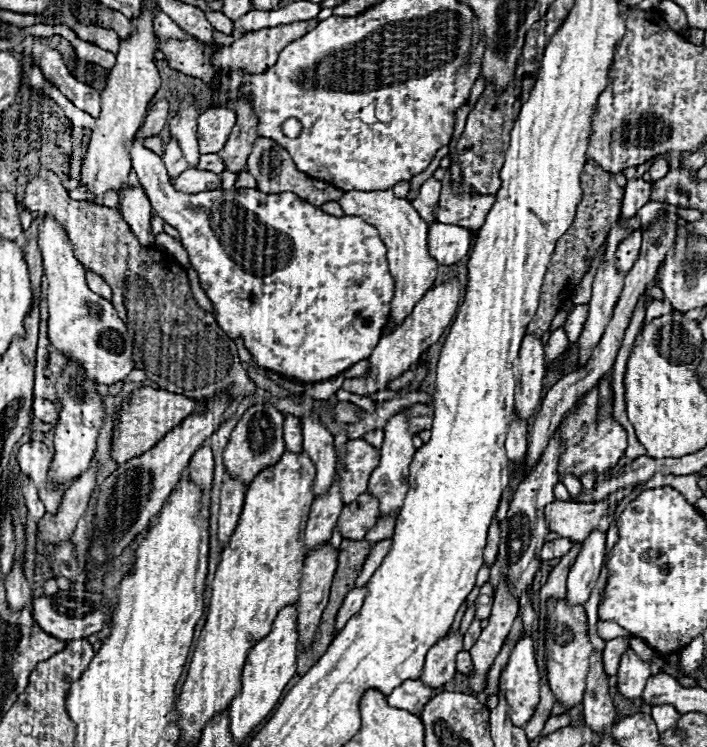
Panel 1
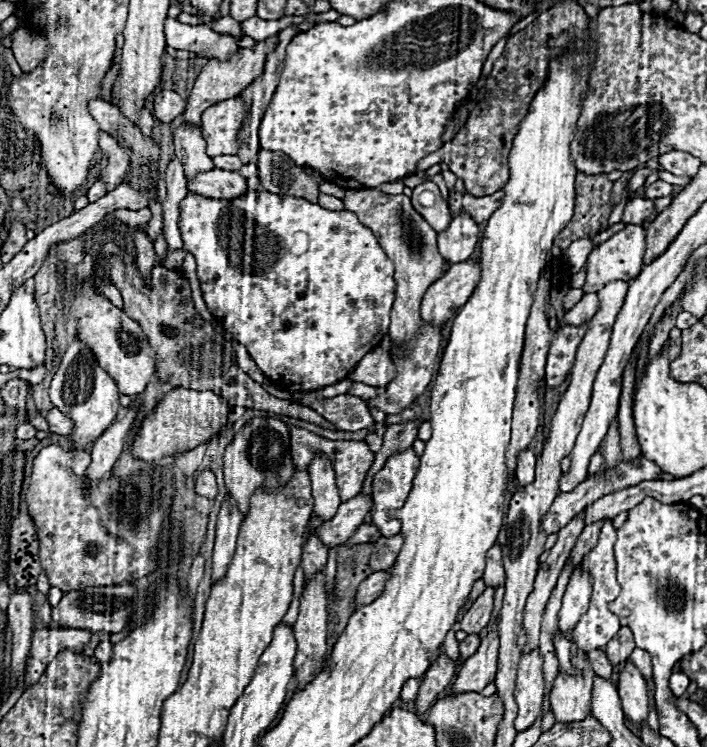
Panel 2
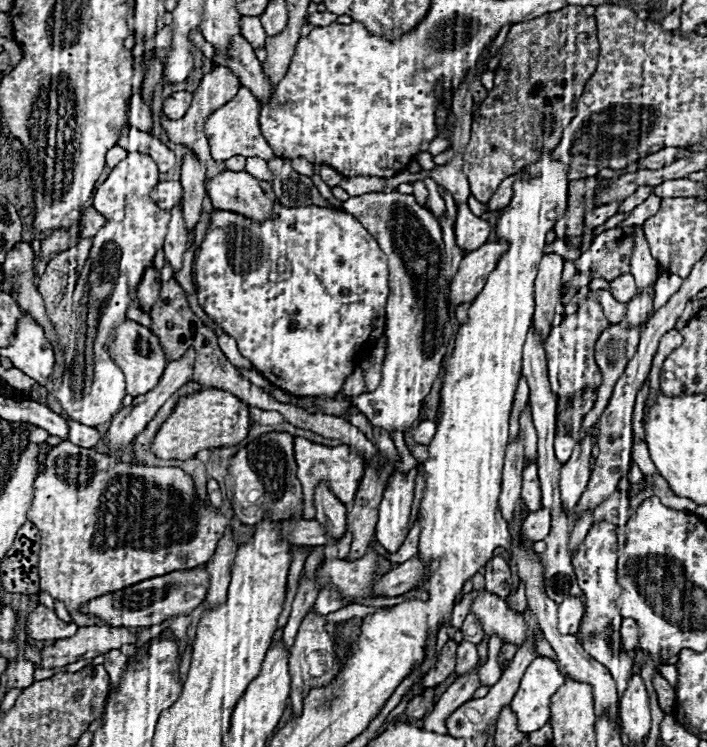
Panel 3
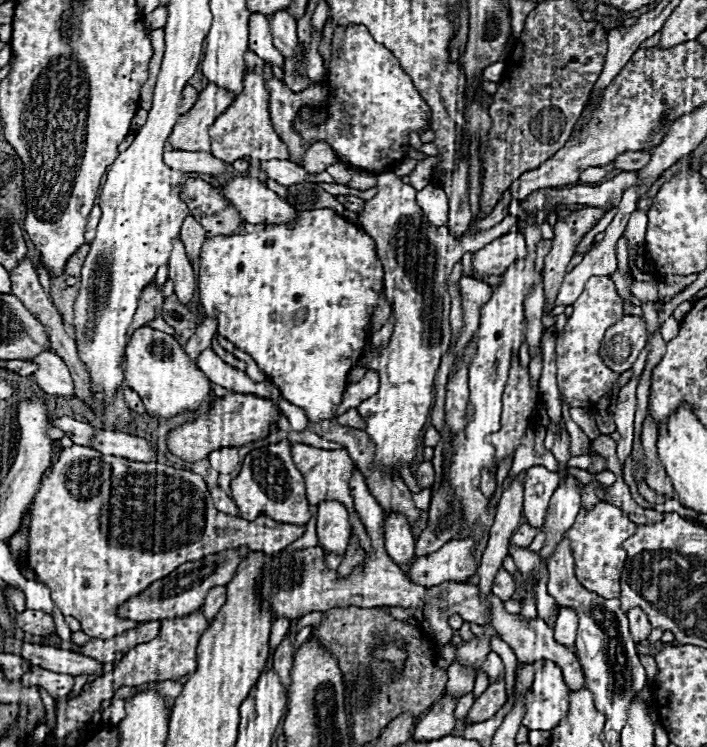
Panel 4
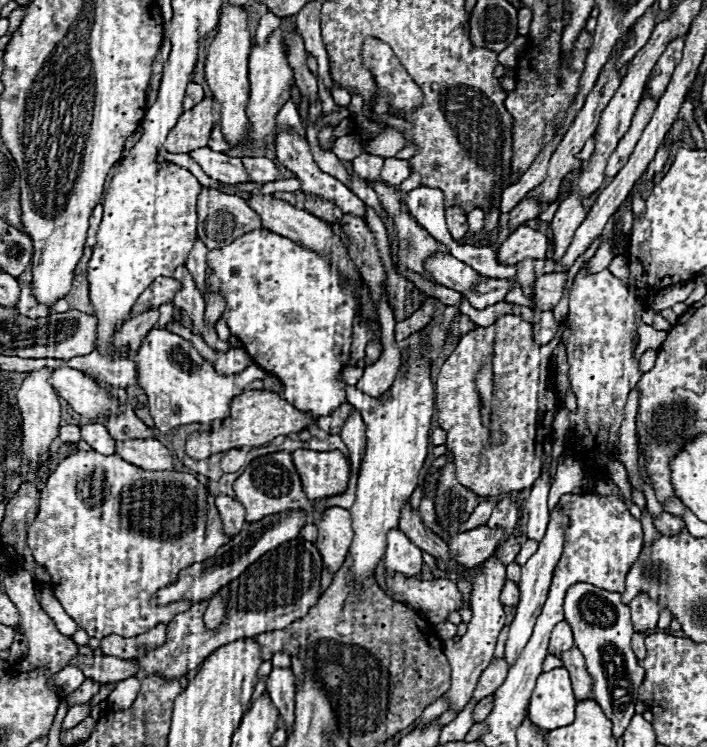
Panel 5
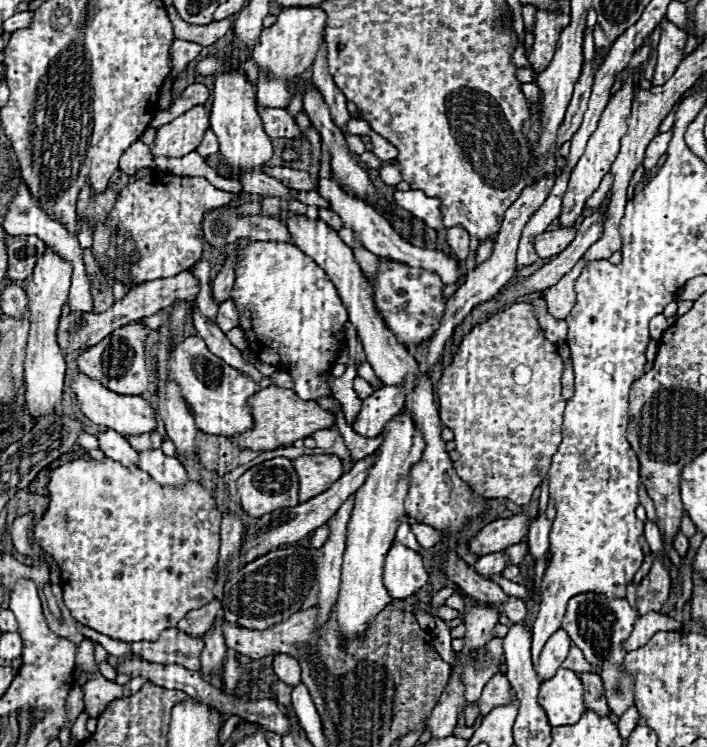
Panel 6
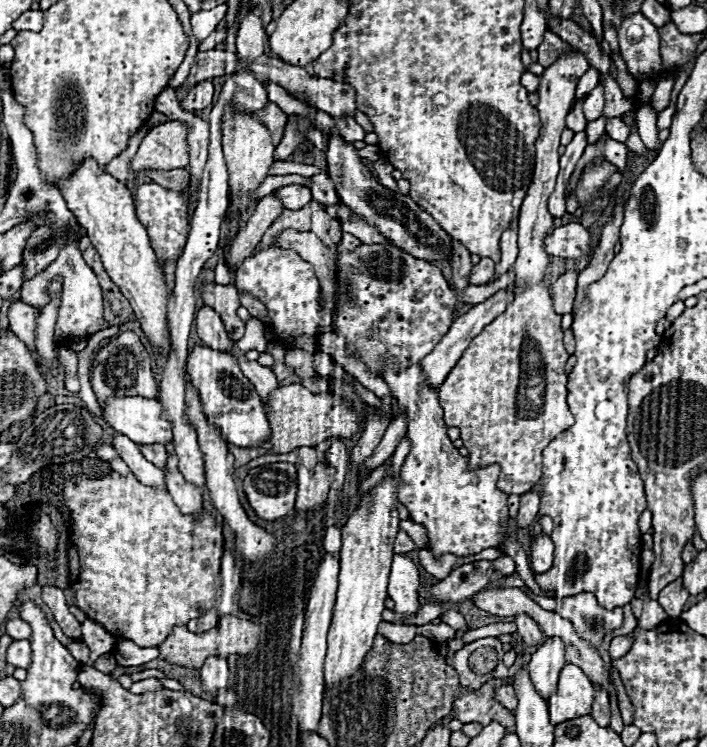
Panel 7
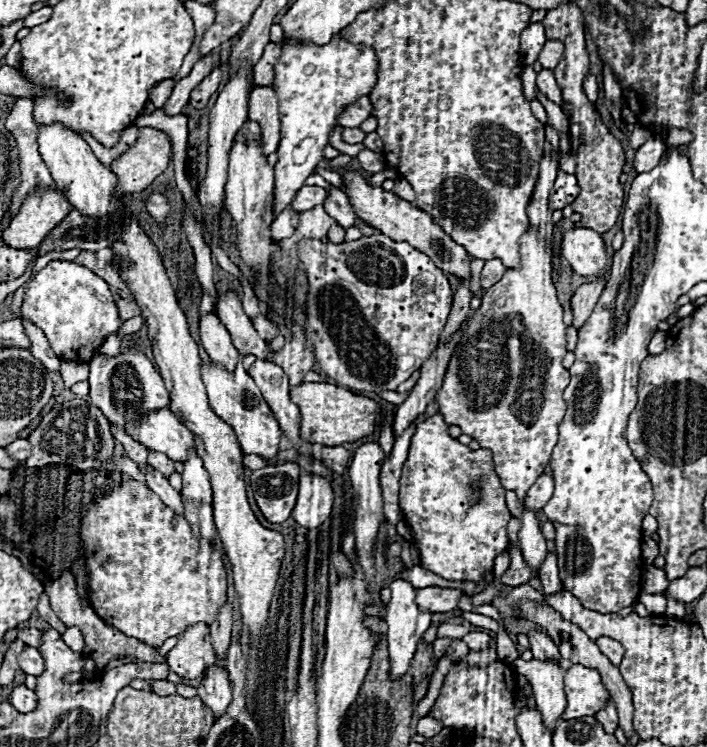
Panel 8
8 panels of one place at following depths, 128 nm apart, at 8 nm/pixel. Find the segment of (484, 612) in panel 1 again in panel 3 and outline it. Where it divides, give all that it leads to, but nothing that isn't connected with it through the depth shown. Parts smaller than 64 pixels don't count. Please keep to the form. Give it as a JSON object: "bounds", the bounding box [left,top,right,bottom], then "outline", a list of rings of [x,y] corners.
{"bounds":[460,614,484,644],"outline":[[[474,614],[466,616],[466,620],[464,620],[464,624],[462,624],[460,630],[464,634],[464,640],[468,640],[468,642],[478,644],[484,638],[484,628],[482,628],[482,624],[478,622],[478,618]]]}

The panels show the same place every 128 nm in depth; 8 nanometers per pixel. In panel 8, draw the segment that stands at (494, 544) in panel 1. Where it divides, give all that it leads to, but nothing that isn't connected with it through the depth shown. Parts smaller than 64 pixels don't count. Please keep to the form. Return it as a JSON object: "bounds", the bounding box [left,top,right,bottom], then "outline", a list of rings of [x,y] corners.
{"bounds":[526,630,564,664],"outline":[[[530,630],[526,636],[528,636],[530,650],[532,650],[534,658],[538,658],[538,660],[548,660],[548,658],[552,658],[552,660],[560,660],[560,662],[564,664],[562,656],[560,656],[560,652],[558,652],[558,648],[556,648],[556,644],[554,644],[544,632]]]}

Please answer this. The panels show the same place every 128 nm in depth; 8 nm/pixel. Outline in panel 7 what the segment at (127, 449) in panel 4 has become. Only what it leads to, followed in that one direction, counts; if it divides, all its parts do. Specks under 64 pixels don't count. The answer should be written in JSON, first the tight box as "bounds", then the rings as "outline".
{"bounds":[162,466,202,514],"outline":[[[166,466],[162,468],[164,472],[164,480],[166,480],[166,486],[174,498],[174,504],[182,510],[182,514],[196,514],[200,508],[202,508],[202,496],[200,496],[200,490],[186,482],[182,478],[182,474],[178,470],[170,472]]]}

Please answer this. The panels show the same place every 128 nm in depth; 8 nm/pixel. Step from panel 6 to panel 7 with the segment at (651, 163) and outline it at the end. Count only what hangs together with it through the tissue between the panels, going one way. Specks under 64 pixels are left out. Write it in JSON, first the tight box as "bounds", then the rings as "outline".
{"bounds":[636,105,660,150],"outline":[[[644,105],[638,110],[636,116],[636,126],[638,126],[638,134],[646,146],[646,150],[660,150],[660,140],[658,140],[658,130],[656,130],[656,122],[653,118],[657,118],[657,113],[649,105]]]}

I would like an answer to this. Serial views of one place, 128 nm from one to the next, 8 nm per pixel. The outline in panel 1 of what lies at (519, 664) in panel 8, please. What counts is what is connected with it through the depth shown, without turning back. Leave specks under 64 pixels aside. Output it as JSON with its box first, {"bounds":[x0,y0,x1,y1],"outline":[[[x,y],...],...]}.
{"bounds":[566,528,606,606],"outline":[[[594,528],[588,534],[588,538],[582,542],[576,562],[570,568],[568,596],[566,596],[568,604],[584,606],[602,570],[604,556],[606,556],[606,532],[600,532],[598,528]]]}

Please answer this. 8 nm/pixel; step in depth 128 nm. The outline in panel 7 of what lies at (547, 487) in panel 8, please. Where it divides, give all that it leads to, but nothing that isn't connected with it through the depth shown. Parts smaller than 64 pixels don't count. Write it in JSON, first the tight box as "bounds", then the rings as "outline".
{"bounds":[514,492,540,530],"outline":[[[528,492],[520,496],[520,508],[518,508],[518,516],[514,520],[516,530],[524,530],[530,526],[530,522],[538,516],[540,510],[540,494],[538,492]]]}

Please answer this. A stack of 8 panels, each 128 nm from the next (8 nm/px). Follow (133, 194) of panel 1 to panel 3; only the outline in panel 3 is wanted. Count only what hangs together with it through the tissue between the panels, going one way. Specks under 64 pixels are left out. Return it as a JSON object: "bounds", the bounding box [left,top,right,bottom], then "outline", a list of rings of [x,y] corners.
{"bounds":[138,264,160,310],"outline":[[[152,264],[144,270],[144,276],[138,284],[138,298],[140,298],[140,306],[144,310],[148,310],[156,304],[156,296],[158,296],[158,288],[160,288],[160,278],[158,276],[160,276],[160,272]]]}

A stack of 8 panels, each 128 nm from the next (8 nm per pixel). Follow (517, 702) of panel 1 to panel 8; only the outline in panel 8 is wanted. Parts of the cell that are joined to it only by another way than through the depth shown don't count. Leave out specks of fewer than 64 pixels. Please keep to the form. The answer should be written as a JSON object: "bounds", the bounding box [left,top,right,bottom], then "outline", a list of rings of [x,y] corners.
{"bounds":[562,664,608,720],"outline":[[[574,664],[564,674],[564,692],[566,692],[566,708],[562,712],[562,720],[594,716],[608,702],[608,690],[602,684],[602,678],[596,670],[586,668],[582,664]]]}

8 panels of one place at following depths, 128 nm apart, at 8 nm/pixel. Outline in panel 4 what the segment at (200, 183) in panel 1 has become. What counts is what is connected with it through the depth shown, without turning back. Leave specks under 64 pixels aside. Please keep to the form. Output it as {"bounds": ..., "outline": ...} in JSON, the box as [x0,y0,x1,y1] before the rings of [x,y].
{"bounds":[220,178,296,224],"outline":[[[228,178],[220,194],[238,210],[248,224],[284,224],[296,220],[296,210],[276,192],[268,190],[258,178]]]}

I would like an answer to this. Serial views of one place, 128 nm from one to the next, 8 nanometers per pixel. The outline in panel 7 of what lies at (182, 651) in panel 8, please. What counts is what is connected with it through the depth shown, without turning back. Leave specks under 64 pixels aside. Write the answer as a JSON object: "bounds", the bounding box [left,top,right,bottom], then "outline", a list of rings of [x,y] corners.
{"bounds":[186,608,218,632],"outline":[[[210,608],[206,614],[192,618],[186,626],[190,632],[206,632],[206,630],[214,628],[216,624],[218,624],[218,612],[216,612],[216,608]]]}

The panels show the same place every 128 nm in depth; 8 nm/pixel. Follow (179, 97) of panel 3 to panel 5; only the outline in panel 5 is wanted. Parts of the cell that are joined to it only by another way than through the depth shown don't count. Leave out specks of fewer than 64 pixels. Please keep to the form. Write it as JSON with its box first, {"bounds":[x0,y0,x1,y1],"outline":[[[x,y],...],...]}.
{"bounds":[184,82,204,110],"outline":[[[190,82],[188,88],[186,88],[186,96],[184,96],[184,110],[192,110],[202,98],[204,98],[204,90],[202,90],[202,86]]]}

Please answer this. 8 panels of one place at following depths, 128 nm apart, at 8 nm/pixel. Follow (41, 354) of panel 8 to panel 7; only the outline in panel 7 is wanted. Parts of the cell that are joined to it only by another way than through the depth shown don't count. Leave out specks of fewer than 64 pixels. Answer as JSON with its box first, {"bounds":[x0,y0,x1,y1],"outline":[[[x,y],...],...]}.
{"bounds":[8,298,36,348],"outline":[[[20,298],[12,300],[10,308],[8,308],[8,322],[12,332],[16,332],[16,336],[20,336],[20,340],[24,340],[28,344],[28,348],[34,348],[34,326],[36,326],[36,310],[22,302]]]}

